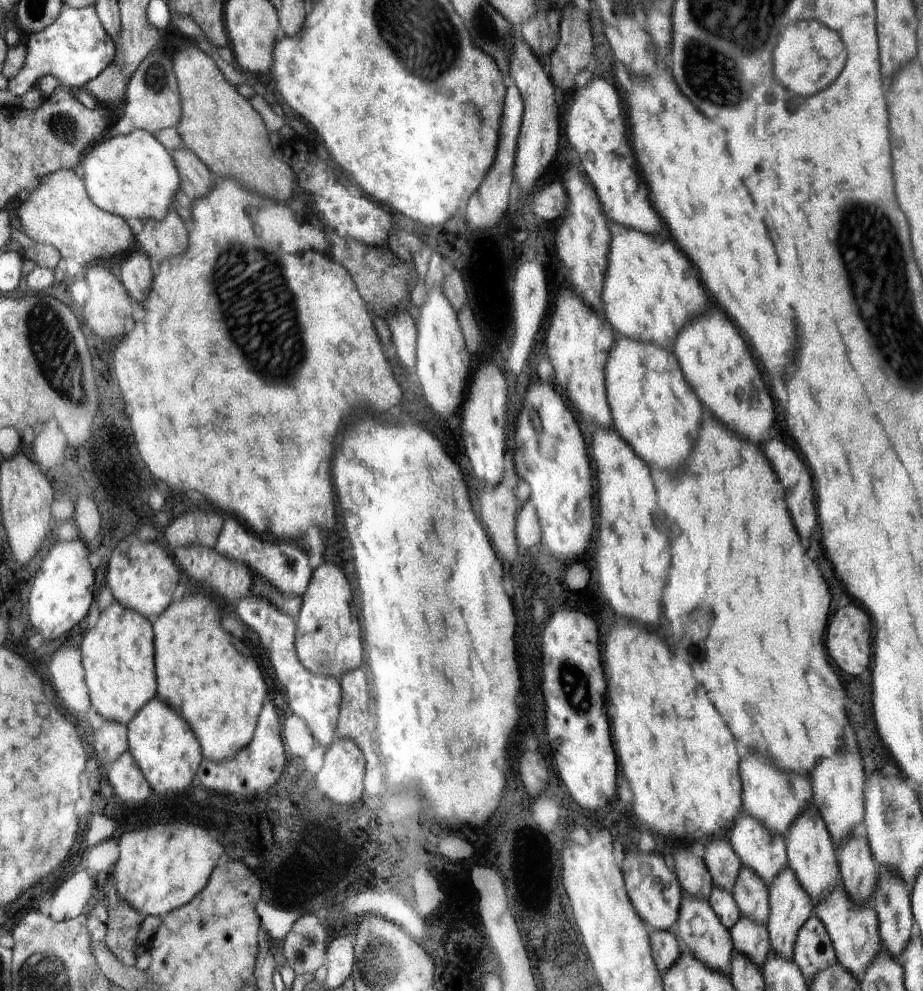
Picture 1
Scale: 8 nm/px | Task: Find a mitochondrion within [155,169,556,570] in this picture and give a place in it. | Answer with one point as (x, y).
(239, 281)

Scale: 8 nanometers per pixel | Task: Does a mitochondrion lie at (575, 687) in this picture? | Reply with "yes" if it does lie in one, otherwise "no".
yes

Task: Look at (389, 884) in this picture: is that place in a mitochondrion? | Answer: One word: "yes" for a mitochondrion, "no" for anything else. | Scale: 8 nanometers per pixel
no

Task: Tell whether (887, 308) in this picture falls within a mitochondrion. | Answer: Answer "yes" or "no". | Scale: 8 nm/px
yes

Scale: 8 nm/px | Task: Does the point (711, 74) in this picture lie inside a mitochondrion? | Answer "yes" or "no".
yes

